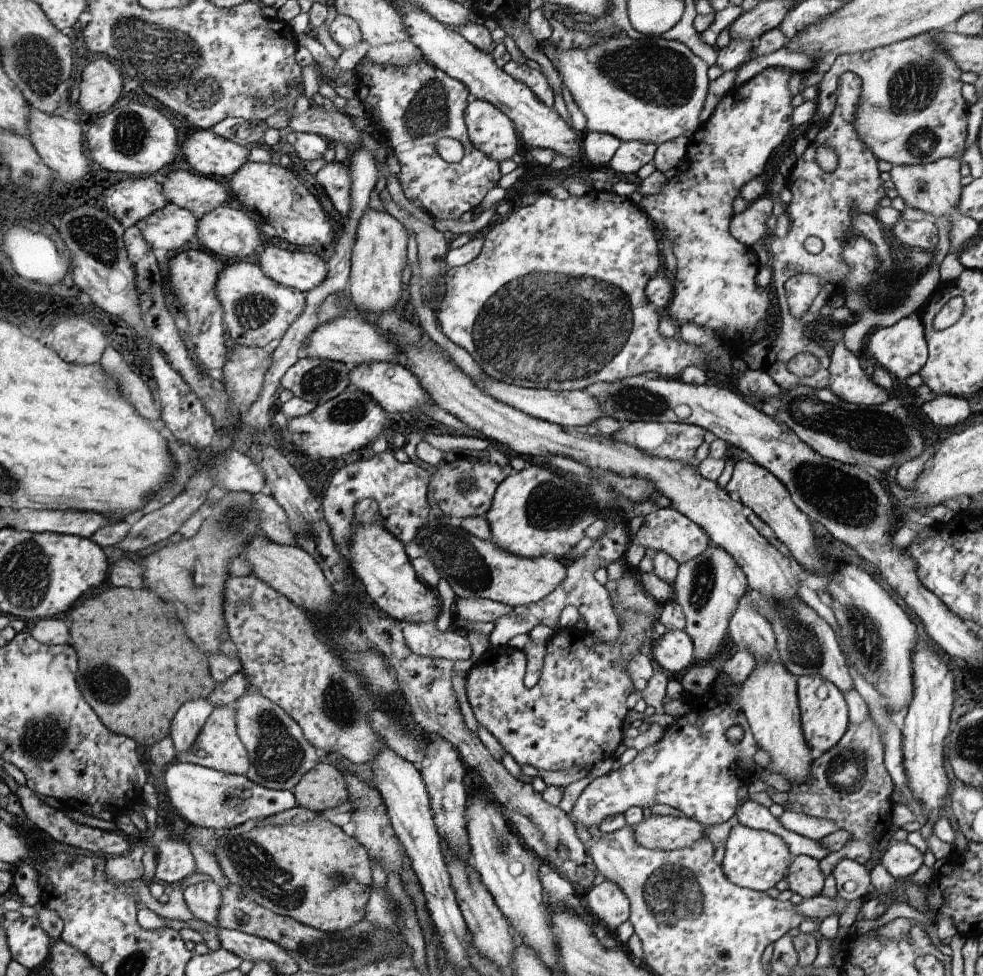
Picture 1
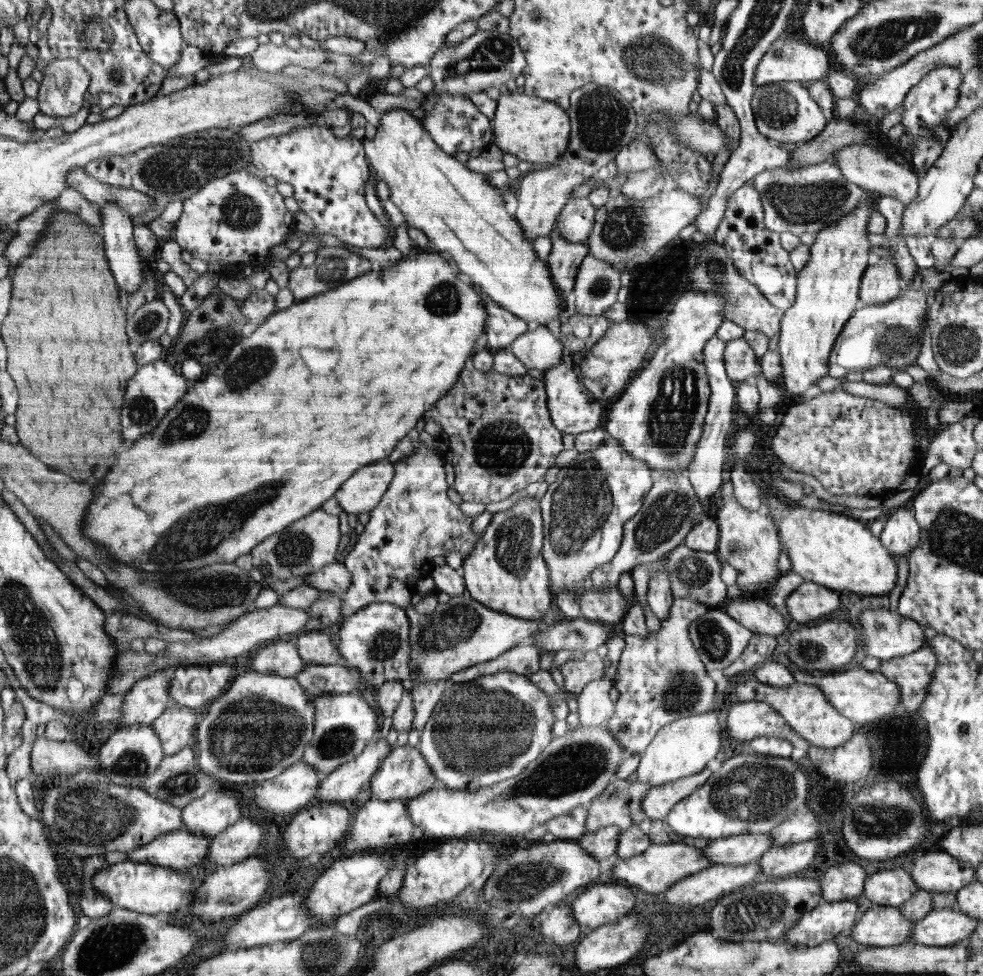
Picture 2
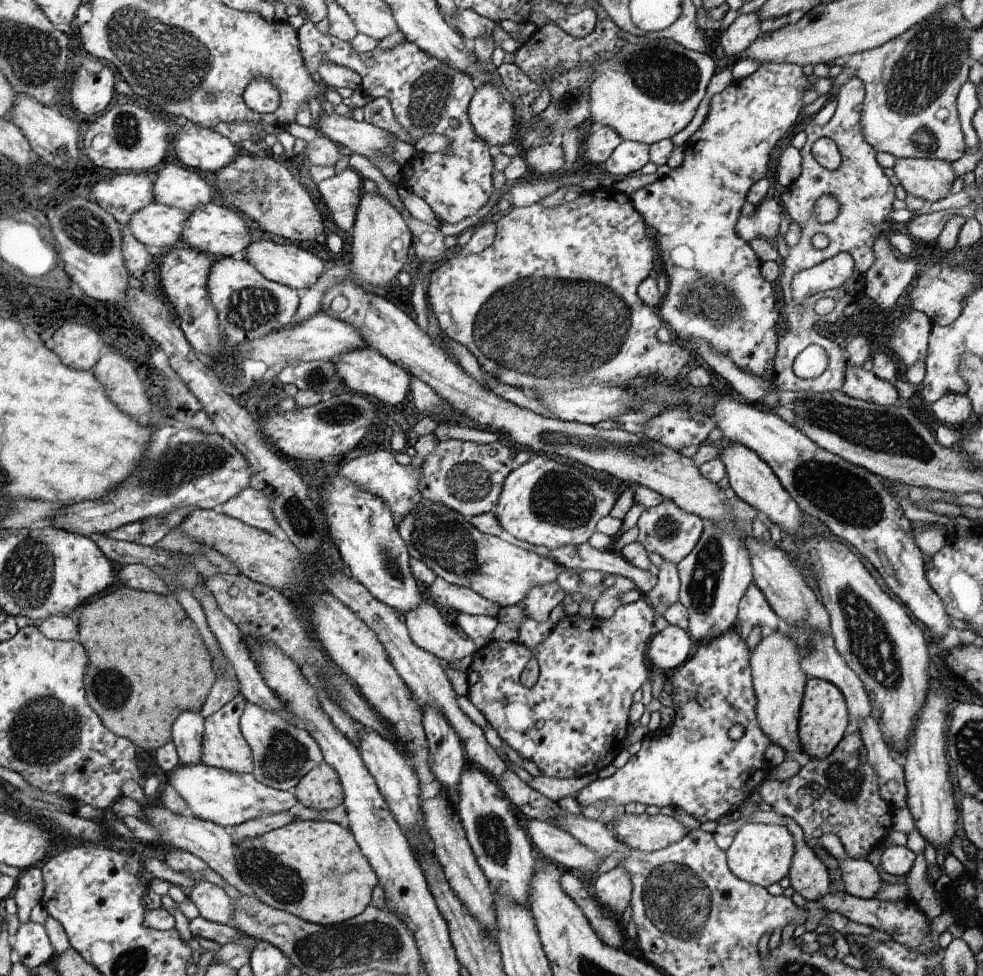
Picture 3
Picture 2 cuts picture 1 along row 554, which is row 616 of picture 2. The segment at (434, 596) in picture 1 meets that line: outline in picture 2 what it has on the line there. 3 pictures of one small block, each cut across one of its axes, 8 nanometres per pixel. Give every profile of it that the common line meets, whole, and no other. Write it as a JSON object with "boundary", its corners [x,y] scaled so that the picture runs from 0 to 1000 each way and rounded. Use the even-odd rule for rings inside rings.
{"boundary":[[[394,617],[378,618],[372,622],[368,622],[366,626],[362,626],[358,631],[346,637],[346,660],[344,666],[352,676],[354,683],[358,683],[367,689],[368,700],[375,705],[388,704],[391,700],[398,697],[408,697],[413,708],[419,707],[417,700],[416,676],[418,675],[417,664],[417,625],[413,627],[409,622]]]}

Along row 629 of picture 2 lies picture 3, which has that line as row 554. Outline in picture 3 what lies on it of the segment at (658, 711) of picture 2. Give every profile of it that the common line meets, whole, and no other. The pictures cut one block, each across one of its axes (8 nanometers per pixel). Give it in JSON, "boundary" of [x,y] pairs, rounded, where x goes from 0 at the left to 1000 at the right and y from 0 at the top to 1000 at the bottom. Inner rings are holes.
{"boundary":[[[673,514],[665,520],[658,520],[651,529],[648,541],[648,555],[653,557],[659,567],[671,568],[675,575],[690,579],[708,563],[714,550],[714,532],[709,528],[694,524],[686,514]]]}

